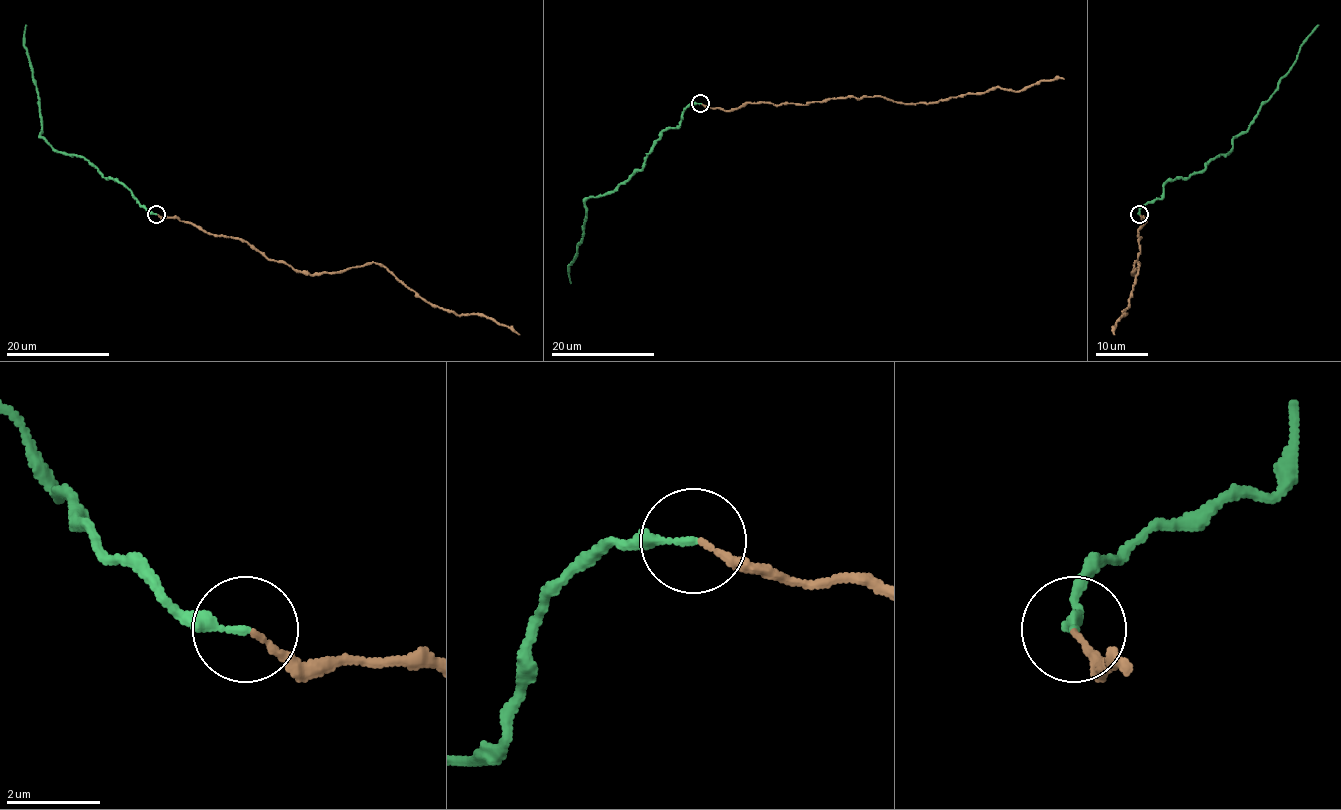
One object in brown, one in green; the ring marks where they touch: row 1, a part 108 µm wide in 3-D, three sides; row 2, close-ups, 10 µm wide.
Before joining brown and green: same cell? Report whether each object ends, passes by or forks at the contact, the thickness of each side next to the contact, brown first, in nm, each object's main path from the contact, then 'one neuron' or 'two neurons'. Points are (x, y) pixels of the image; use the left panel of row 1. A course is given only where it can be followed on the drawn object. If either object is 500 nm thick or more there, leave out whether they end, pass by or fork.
brown ends; green ends; calibres 130 and 180 nm; course brown (156, 214), (242, 238), (269, 259), (312, 275), (383, 264), (428, 302), (458, 315), (481, 314), (519, 334); course green (156, 214), (79, 156), (56, 152), (41, 136), (38, 93), (24, 44), (26, 25); one neuron

